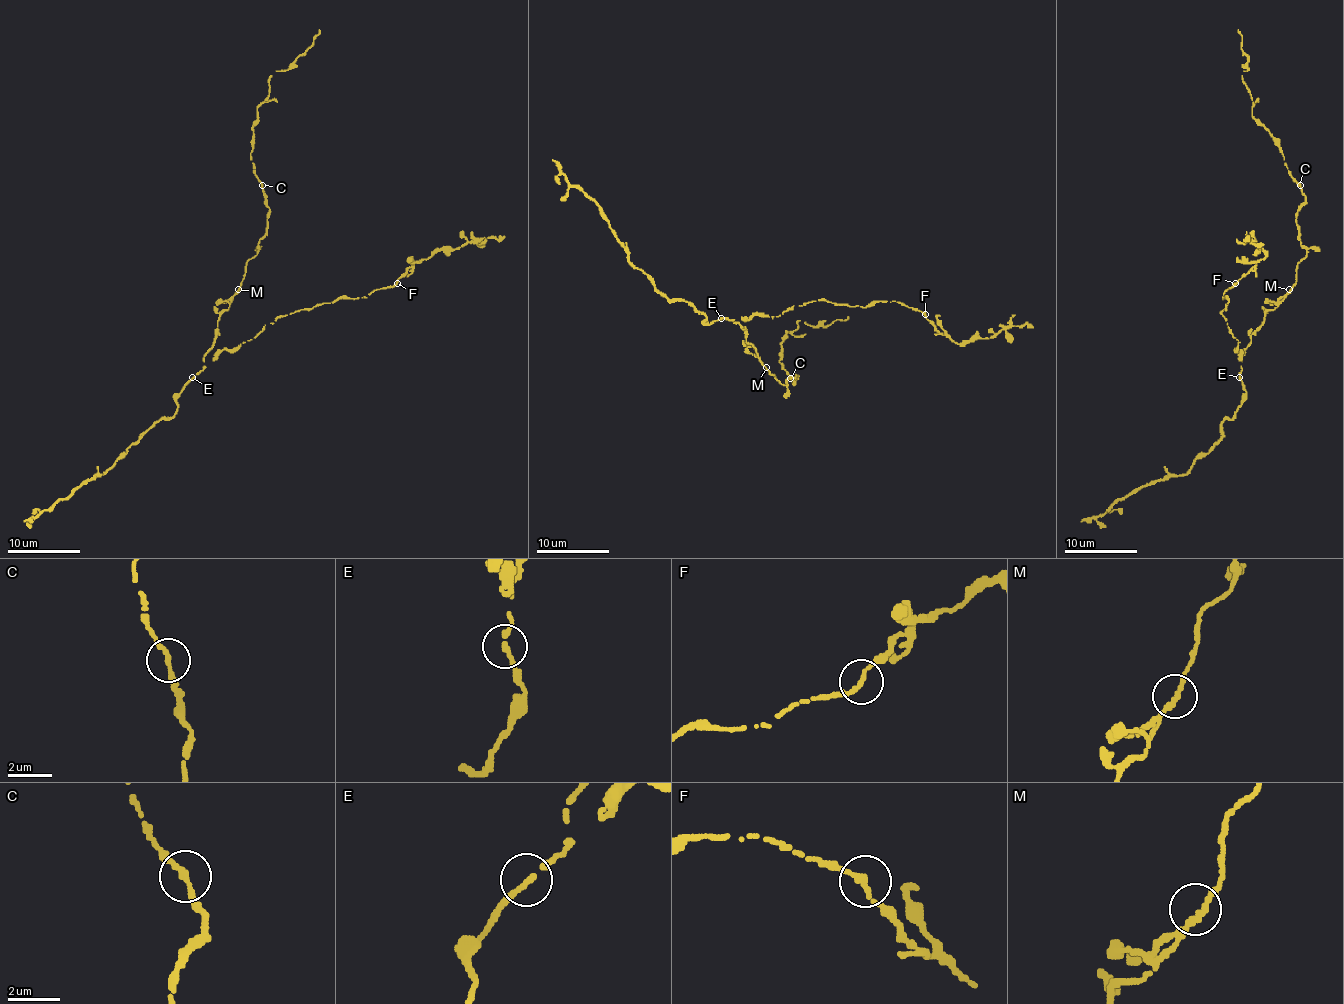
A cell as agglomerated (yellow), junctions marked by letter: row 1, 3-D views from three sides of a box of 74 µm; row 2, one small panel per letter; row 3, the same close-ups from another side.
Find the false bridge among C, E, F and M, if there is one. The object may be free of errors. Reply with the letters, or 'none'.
none

